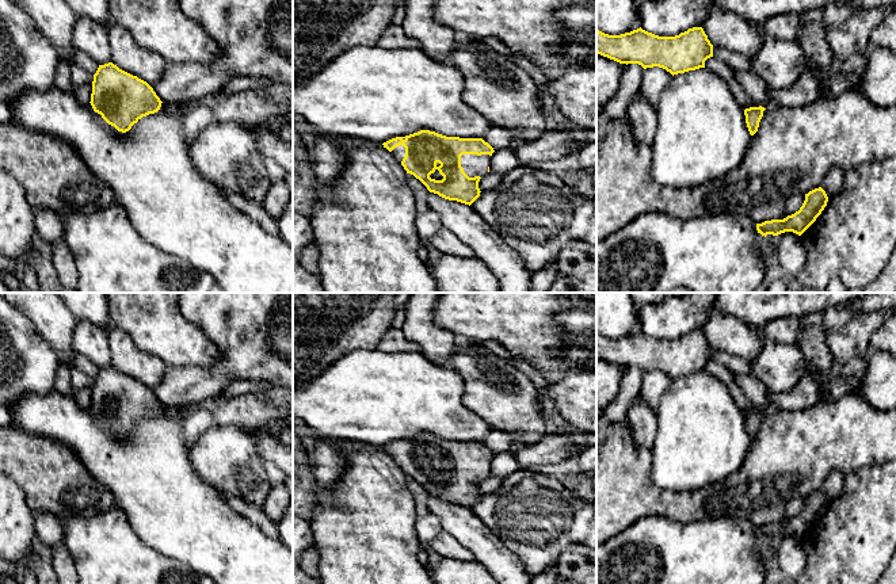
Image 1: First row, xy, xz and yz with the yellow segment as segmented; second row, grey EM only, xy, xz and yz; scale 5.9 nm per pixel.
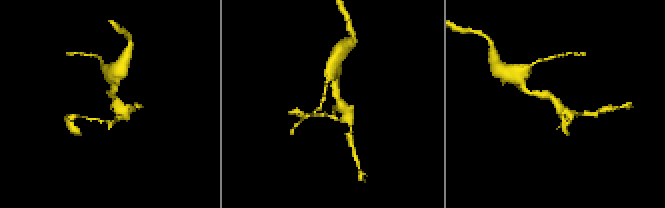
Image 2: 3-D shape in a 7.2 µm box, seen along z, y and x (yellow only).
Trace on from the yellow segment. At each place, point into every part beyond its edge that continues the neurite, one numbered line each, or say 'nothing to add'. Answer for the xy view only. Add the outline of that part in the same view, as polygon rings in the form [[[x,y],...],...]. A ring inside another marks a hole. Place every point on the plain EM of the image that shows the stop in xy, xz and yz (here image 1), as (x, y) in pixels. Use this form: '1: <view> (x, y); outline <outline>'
nothing to add

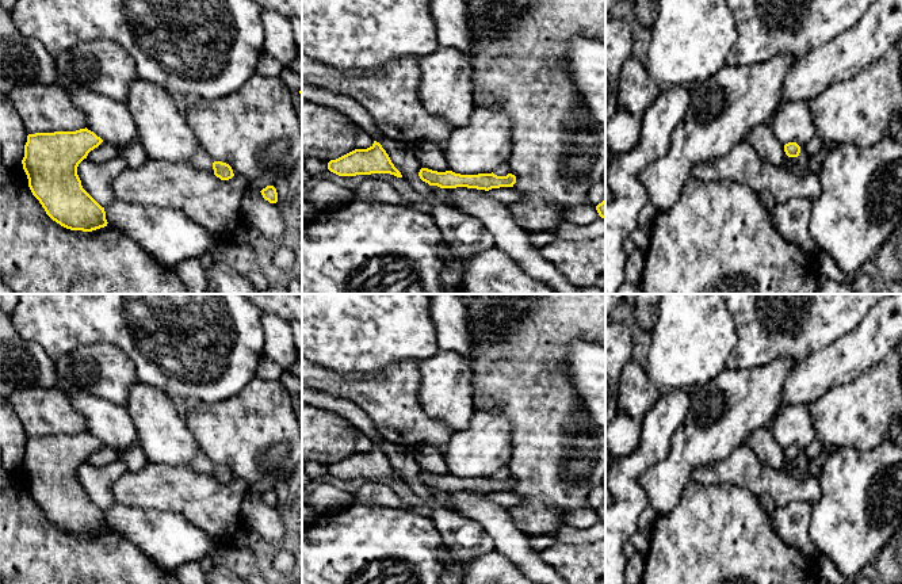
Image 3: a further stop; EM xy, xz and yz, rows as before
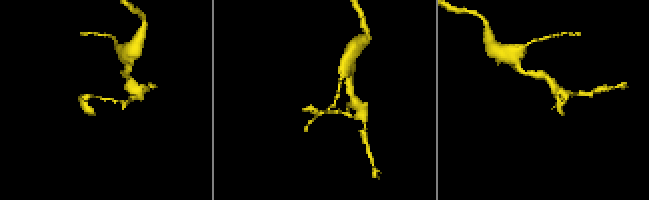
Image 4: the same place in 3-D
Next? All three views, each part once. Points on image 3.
nothing to add

